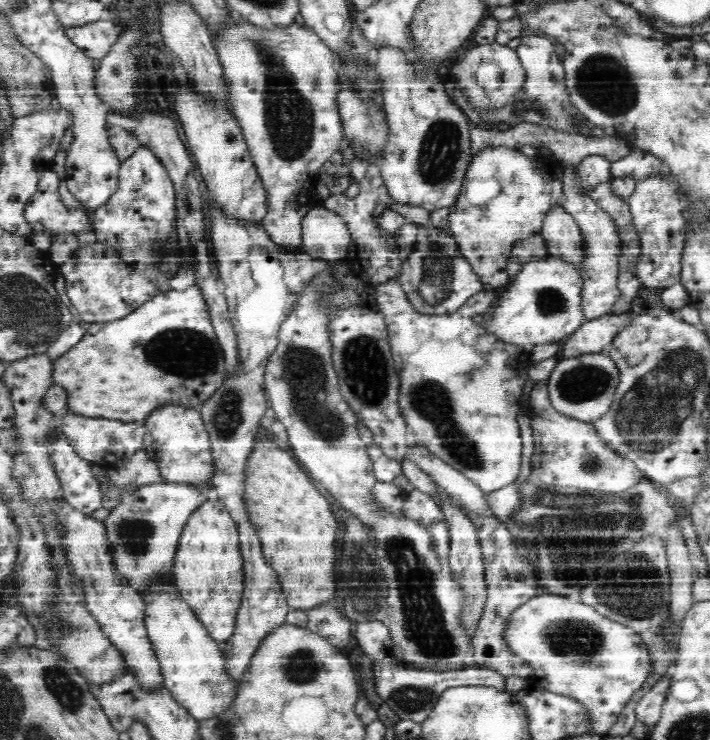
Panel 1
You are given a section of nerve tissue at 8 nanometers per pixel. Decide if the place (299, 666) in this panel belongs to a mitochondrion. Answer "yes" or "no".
yes

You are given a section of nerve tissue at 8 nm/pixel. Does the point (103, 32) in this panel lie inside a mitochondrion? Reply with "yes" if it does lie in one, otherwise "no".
no

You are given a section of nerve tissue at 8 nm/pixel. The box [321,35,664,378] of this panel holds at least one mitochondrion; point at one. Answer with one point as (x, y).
(604, 81)

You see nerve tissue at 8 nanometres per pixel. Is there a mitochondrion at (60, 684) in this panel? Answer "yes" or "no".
yes

